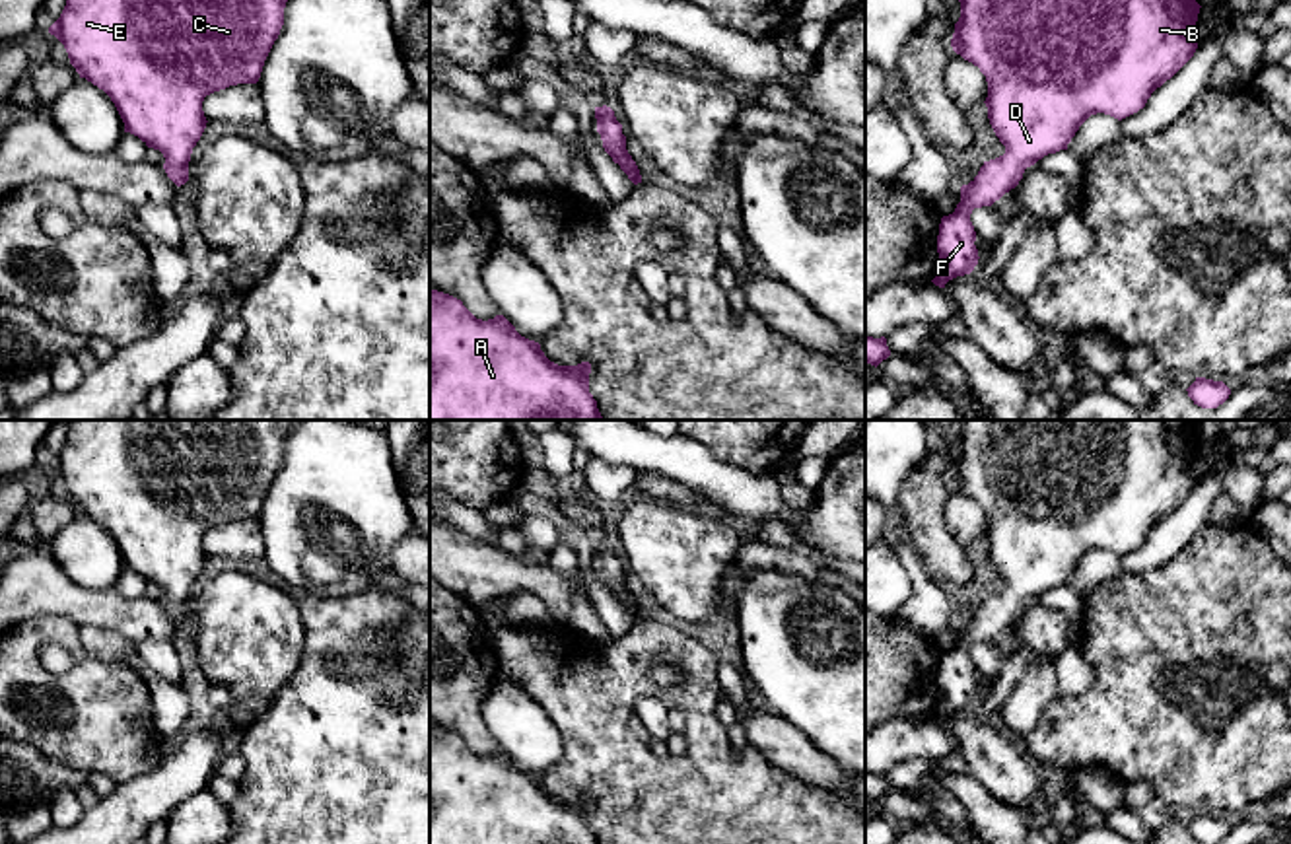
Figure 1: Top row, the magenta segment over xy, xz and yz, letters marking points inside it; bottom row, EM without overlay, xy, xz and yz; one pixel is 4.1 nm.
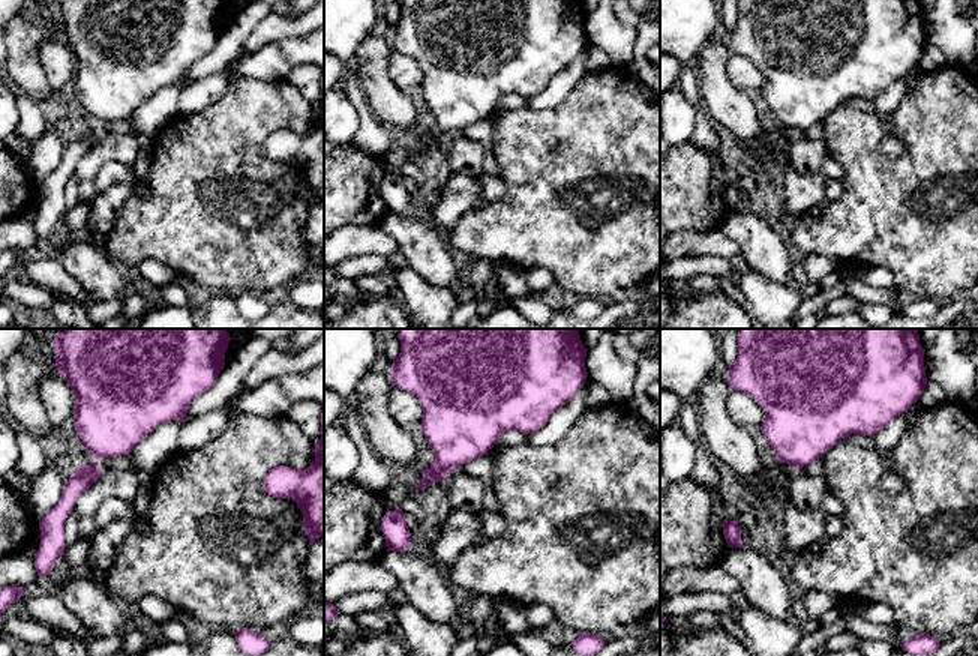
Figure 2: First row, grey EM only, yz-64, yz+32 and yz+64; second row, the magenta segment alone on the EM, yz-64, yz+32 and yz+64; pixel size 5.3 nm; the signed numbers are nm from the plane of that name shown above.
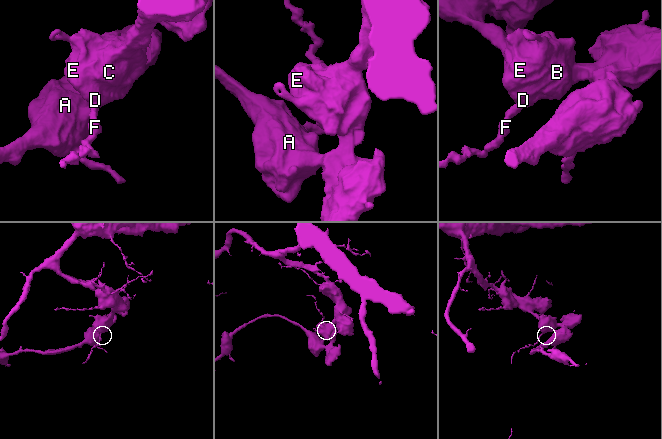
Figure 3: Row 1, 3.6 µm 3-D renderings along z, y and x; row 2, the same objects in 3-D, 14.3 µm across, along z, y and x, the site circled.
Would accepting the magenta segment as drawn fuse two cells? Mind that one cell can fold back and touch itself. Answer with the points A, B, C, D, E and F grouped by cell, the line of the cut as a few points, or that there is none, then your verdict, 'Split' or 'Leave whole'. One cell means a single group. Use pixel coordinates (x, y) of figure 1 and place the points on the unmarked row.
Groups: A B C D E F. No split. Leave whole

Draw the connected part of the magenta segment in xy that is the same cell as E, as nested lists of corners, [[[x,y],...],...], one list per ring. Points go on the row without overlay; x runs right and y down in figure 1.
[[[68,420],[60,453],[49,463],[80,513],[115,539],[124,568],[165,593],[177,620],[189,616],[192,583],[206,564],[206,531],[257,519],[284,461],[284,443],[303,420]]]

